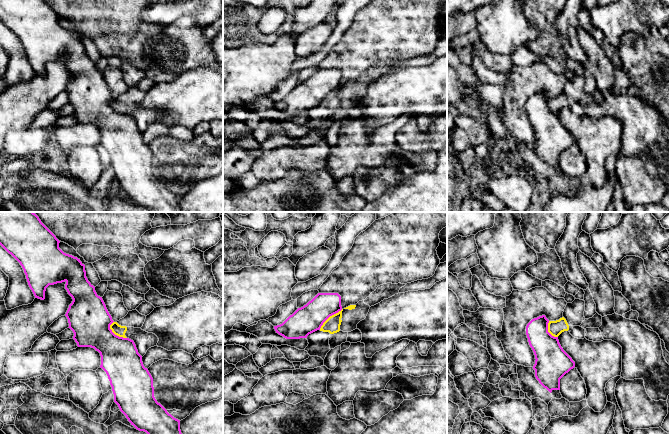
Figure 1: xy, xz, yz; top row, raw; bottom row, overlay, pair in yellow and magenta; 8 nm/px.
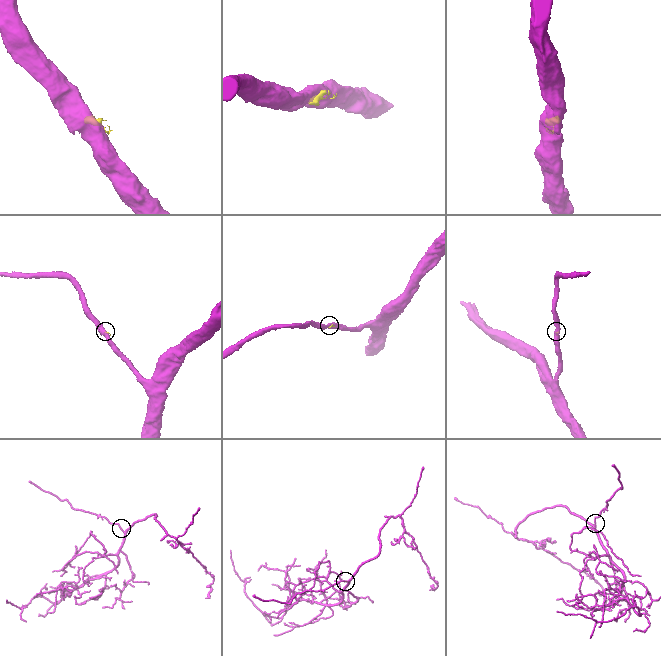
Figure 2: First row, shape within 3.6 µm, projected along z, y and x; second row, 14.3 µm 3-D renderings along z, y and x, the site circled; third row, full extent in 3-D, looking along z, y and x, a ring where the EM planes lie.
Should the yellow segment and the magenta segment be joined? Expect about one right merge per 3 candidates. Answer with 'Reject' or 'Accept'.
Reject

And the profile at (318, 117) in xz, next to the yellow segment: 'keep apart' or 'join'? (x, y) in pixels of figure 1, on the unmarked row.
join

